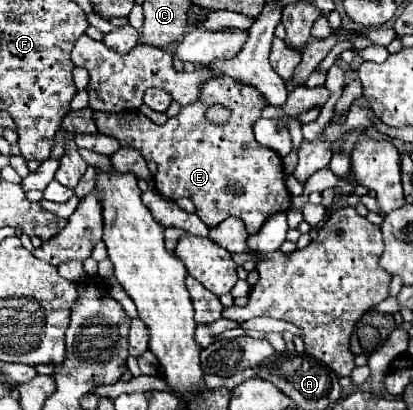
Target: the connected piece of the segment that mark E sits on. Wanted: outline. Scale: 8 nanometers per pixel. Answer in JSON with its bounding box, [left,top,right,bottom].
[94,77,290,235]

